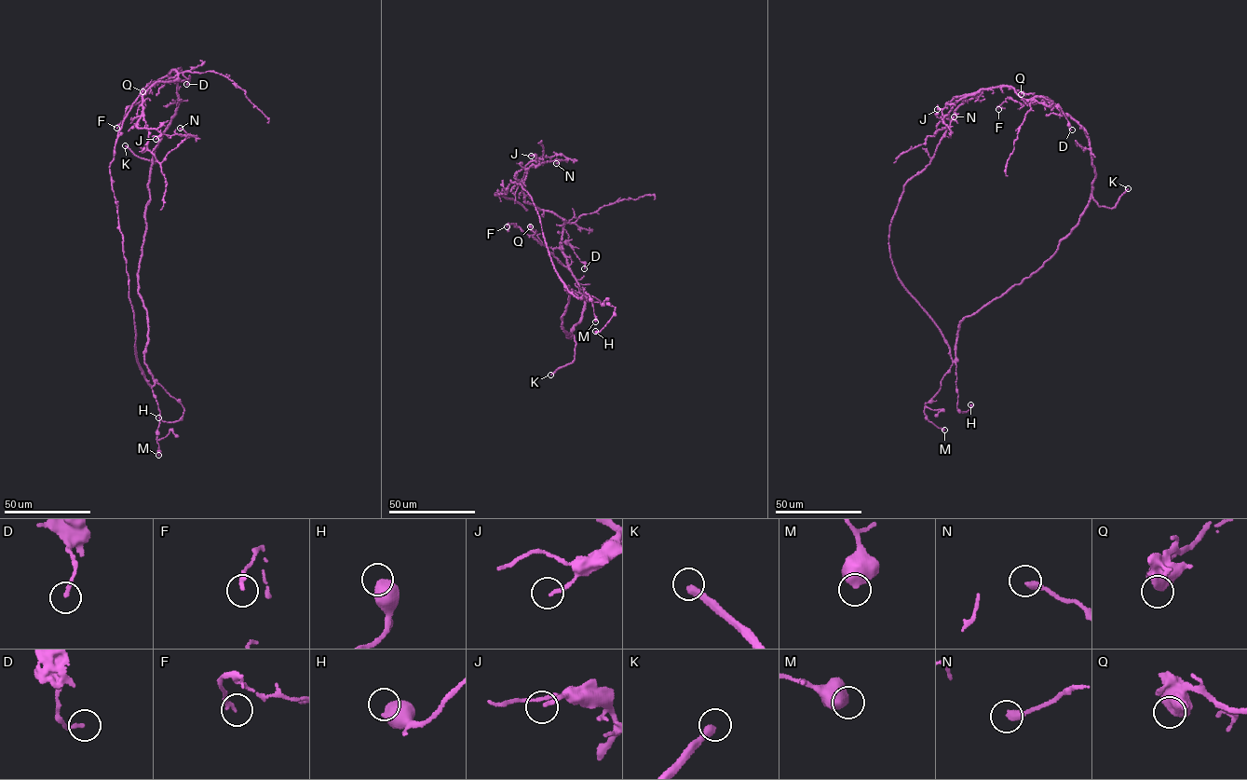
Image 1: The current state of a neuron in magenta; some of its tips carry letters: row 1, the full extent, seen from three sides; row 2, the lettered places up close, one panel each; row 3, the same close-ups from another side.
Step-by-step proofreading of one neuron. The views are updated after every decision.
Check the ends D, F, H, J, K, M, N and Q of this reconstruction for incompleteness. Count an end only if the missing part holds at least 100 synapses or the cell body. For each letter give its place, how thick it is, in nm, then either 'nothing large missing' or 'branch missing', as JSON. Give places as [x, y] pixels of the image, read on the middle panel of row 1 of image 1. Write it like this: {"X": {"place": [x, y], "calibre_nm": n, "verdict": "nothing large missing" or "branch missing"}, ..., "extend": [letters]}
{"D": {"place": [584, 268], "calibre_nm": 160, "verdict": "nothing large missing"}, "F": {"place": [507, 226], "calibre_nm": 180, "verdict": "nothing large missing"}, "H": {"place": [595, 331], "calibre_nm": 650, "verdict": "nothing large missing"}, "J": {"place": [531, 156], "calibre_nm": 140, "verdict": "nothing large missing"}, "K": {"place": [550, 375], "calibre_nm": 340, "verdict": "branch missing"}, "M": {"place": [595, 321], "calibre_nm": 600, "verdict": "nothing large missing"}, "N": {"place": [556, 163], "calibre_nm": 320, "verdict": "nothing large missing"}, "Q": {"place": [530, 226], "calibre_nm": 750, "verdict": "nothing large missing"}, "extend": ["K"]}

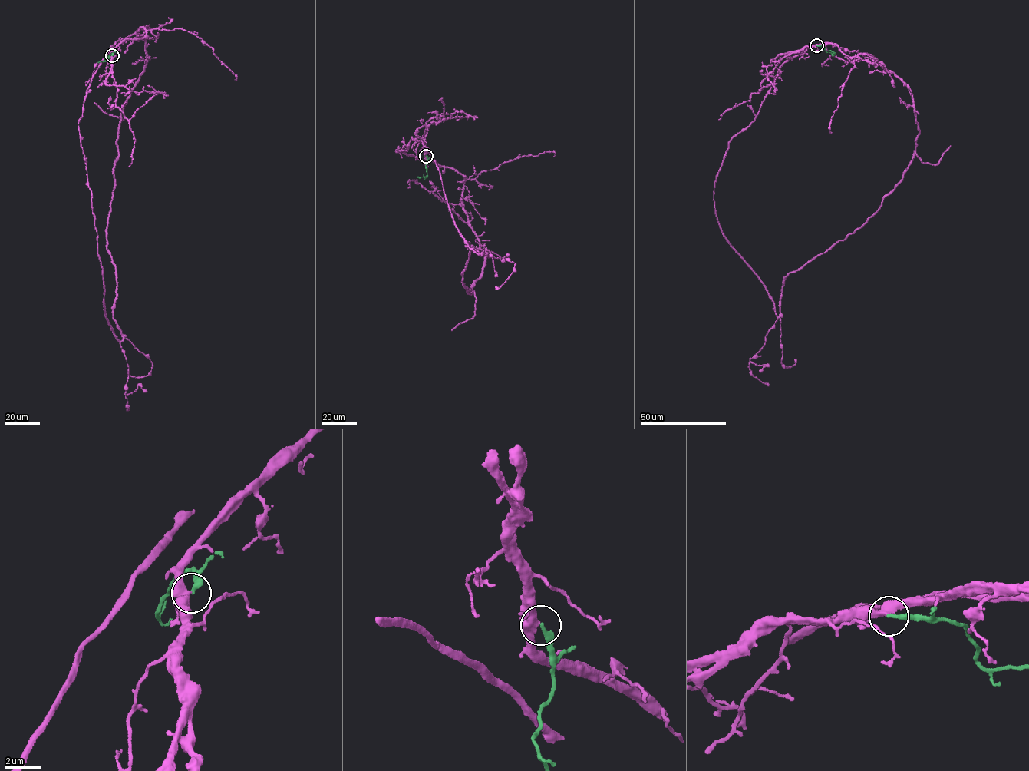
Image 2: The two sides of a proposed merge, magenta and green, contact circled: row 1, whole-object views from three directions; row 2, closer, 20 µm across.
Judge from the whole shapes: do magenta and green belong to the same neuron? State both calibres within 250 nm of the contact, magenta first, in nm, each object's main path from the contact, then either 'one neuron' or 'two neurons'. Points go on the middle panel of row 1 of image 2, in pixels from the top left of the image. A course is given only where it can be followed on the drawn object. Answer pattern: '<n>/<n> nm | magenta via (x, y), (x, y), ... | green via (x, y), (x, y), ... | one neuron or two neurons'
460/240 nm | magenta via (426, 156), (464, 177), (486, 258), (470, 294), (467, 243), (480, 253), (431, 153), (395, 150), (428, 167) | green via (426, 156), (427, 175), (417, 177) | two neurons

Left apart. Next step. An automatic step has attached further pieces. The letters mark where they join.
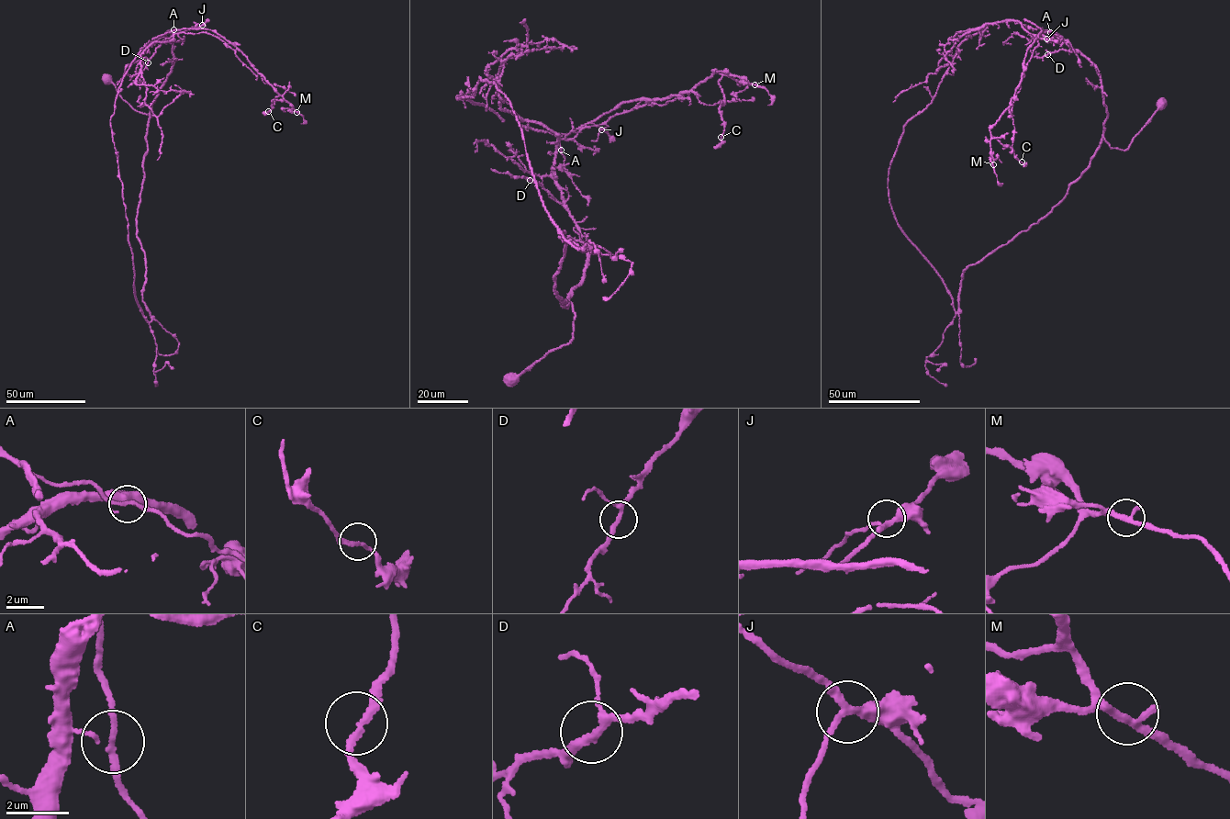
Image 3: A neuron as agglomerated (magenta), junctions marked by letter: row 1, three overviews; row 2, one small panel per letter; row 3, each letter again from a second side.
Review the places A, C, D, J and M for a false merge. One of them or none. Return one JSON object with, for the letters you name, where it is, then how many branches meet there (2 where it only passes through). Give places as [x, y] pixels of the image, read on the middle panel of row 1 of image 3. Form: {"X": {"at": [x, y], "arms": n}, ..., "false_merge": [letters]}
{"false_merge": []}

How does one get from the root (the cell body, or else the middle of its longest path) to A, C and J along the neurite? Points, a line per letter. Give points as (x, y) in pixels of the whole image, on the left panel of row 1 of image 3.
A: (106, 80), (135, 109), (152, 116), (151, 105), (170, 72), (173, 58), (173, 43), (164, 35), (173, 29)
C: (106, 80), (135, 109), (152, 116), (173, 58), (164, 34), (210, 29), (279, 95), (268, 111)
J: (106, 80), (135, 109), (152, 116), (151, 105), (173, 58), (173, 43), (164, 34), (202, 25)

